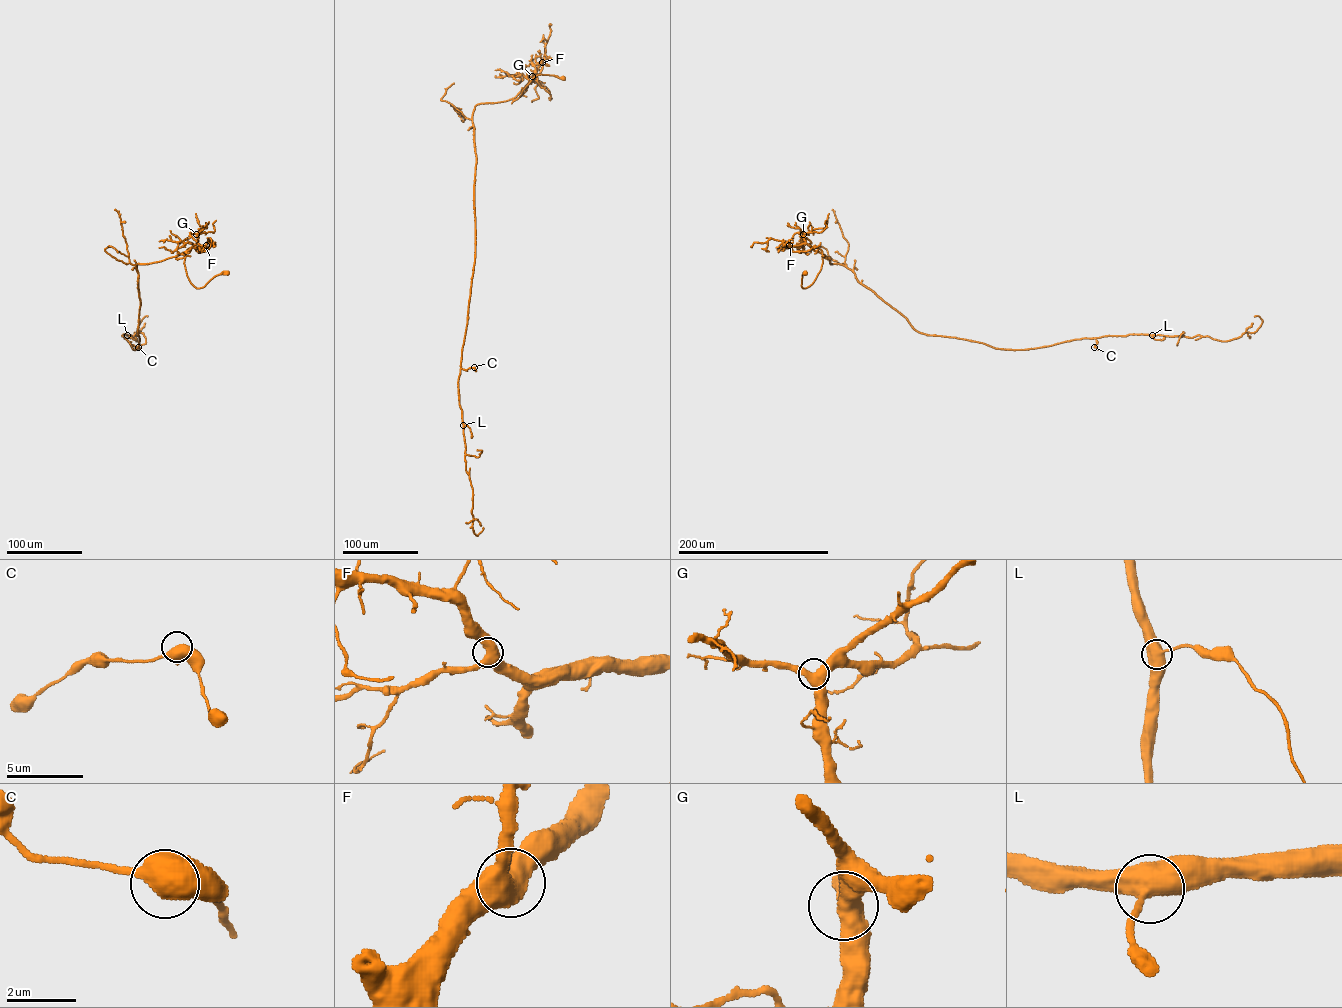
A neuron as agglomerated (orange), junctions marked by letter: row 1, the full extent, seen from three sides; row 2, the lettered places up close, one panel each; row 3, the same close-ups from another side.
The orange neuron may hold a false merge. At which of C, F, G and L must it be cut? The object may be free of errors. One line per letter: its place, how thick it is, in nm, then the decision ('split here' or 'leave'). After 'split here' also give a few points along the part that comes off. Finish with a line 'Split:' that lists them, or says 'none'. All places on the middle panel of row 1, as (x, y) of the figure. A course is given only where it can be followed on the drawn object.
C: place (474, 367); calibre 550 nm; leave
F: place (542, 62); calibre 500 nm; leave
G: place (532, 76); calibre 480 nm; leave
L: place (463, 425); calibre 600 nm; leave
Split: none

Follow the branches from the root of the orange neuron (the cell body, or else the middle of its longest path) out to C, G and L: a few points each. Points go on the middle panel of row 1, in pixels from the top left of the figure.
C: (563, 77), (536, 75), (521, 95), (527, 84), (475, 107), (475, 261), (461, 362), (474, 367)
G: (563, 77), (535, 76), (520, 96), (532, 76)
L: (563, 77), (536, 75), (521, 95), (527, 84), (473, 113), (463, 425)

